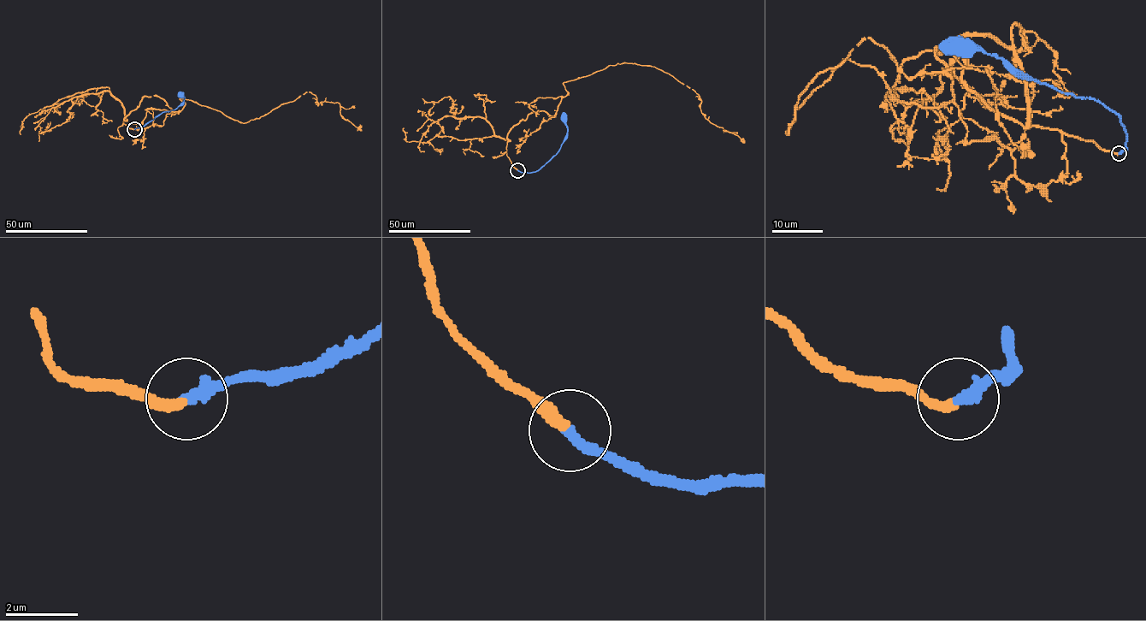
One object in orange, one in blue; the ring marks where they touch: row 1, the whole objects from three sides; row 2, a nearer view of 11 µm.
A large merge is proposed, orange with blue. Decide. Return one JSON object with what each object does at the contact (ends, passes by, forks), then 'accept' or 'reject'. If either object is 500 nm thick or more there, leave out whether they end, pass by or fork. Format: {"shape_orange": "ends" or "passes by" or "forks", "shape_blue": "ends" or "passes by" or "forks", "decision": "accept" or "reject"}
{"shape_orange": "ends", "shape_blue": "ends", "decision": "accept"}

